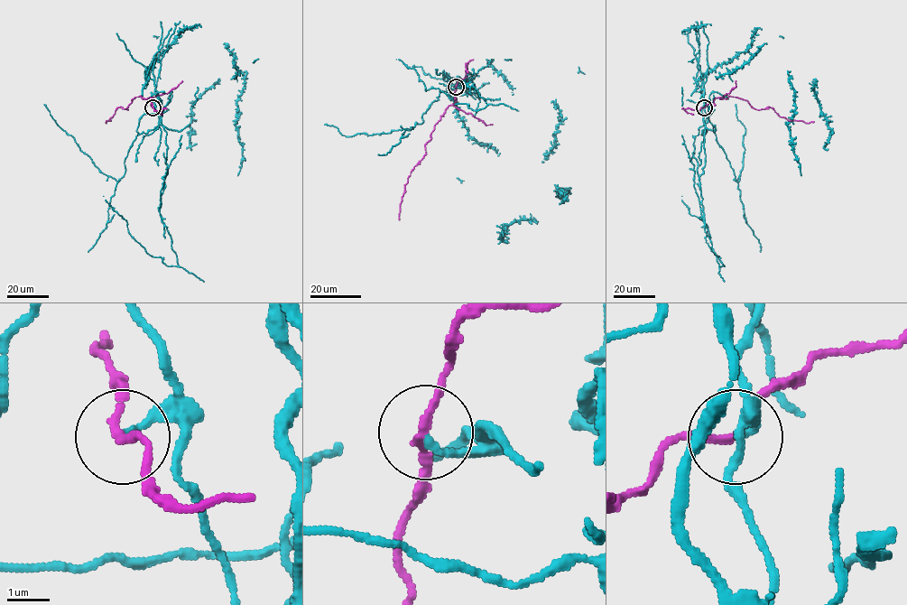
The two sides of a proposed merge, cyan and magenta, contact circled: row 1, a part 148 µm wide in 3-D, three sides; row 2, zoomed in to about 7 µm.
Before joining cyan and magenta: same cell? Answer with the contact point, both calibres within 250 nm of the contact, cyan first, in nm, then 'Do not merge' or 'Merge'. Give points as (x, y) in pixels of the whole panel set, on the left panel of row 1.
Place: (152, 107). Thickness 150 nm (cyan) against 170 nm. Do not merge

